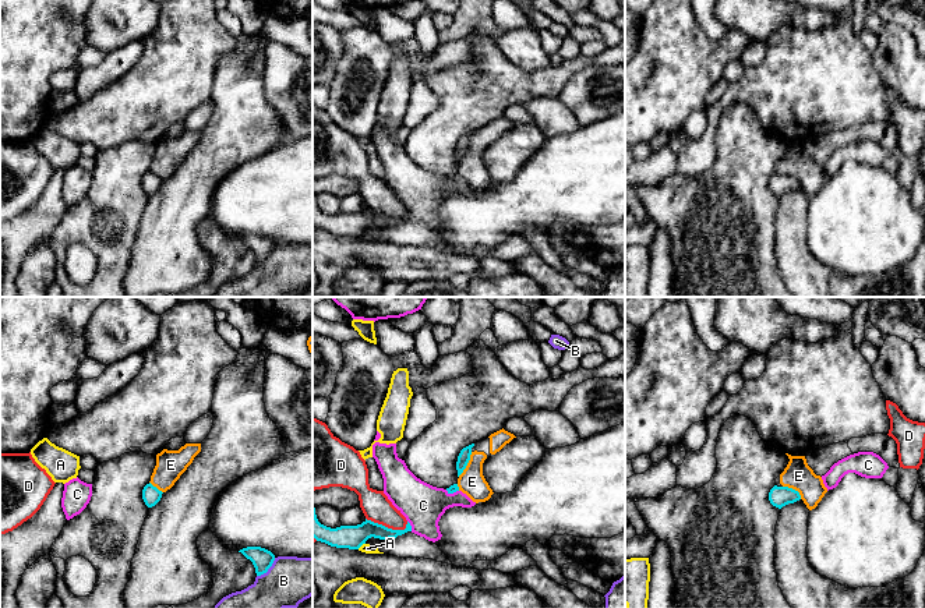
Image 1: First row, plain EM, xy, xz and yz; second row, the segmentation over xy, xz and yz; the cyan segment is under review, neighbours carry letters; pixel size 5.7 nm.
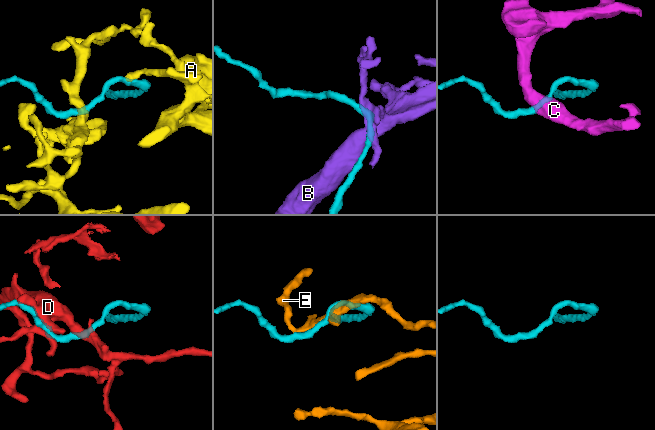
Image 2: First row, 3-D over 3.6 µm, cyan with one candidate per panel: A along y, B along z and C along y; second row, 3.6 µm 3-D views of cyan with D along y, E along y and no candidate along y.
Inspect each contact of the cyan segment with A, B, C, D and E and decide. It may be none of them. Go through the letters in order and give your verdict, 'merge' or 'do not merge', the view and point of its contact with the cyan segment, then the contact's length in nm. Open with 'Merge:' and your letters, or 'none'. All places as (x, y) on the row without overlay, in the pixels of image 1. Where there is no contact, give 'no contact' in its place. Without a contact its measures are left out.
Merge: none
A: do not merge; meets cyan in xz at (360, 233); contact 60 nm long
B: do not merge; meets cyan in xy at (268, 255); contact 160 nm long
C: do not merge; meets cyan in xz at (410, 214); contact 70 nm long
D: do not merge; meets cyan in xz at (387, 215); contact 260 nm long
E: do not merge; meets cyan in xz at (466, 152); contact 170 nm long

